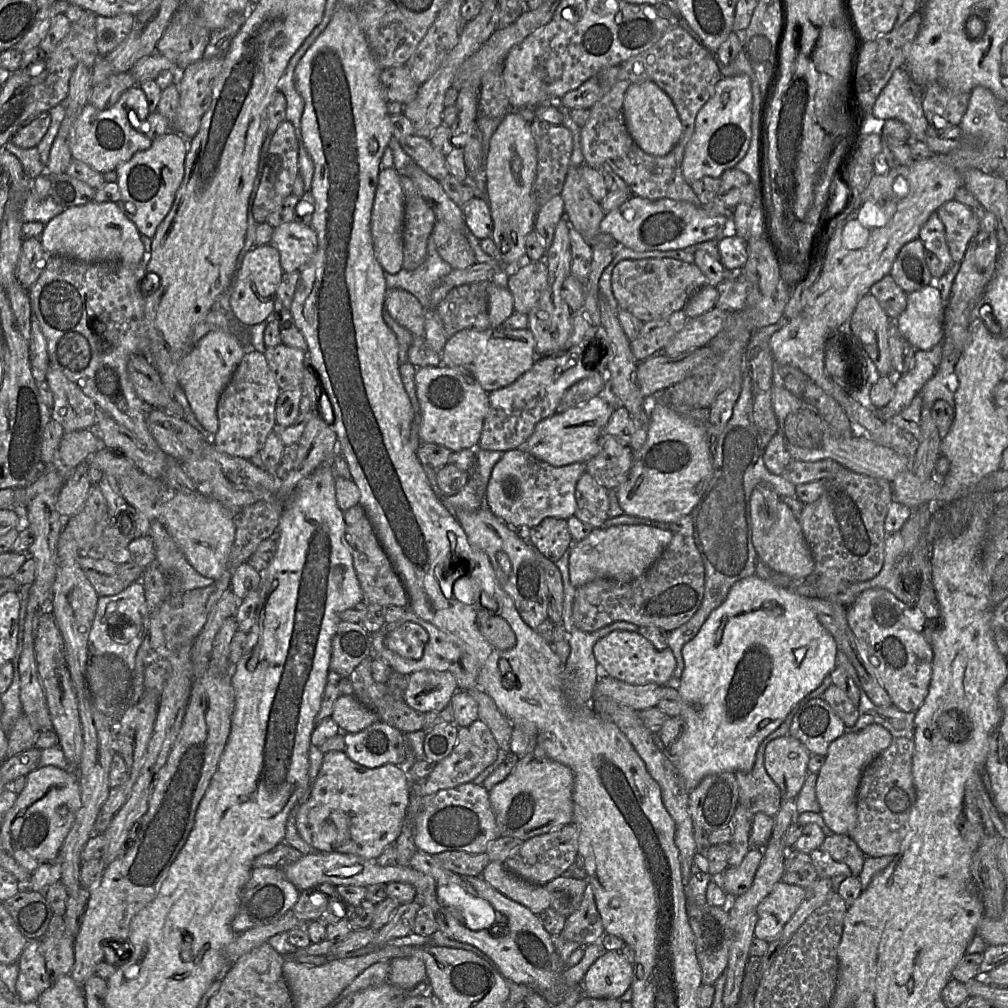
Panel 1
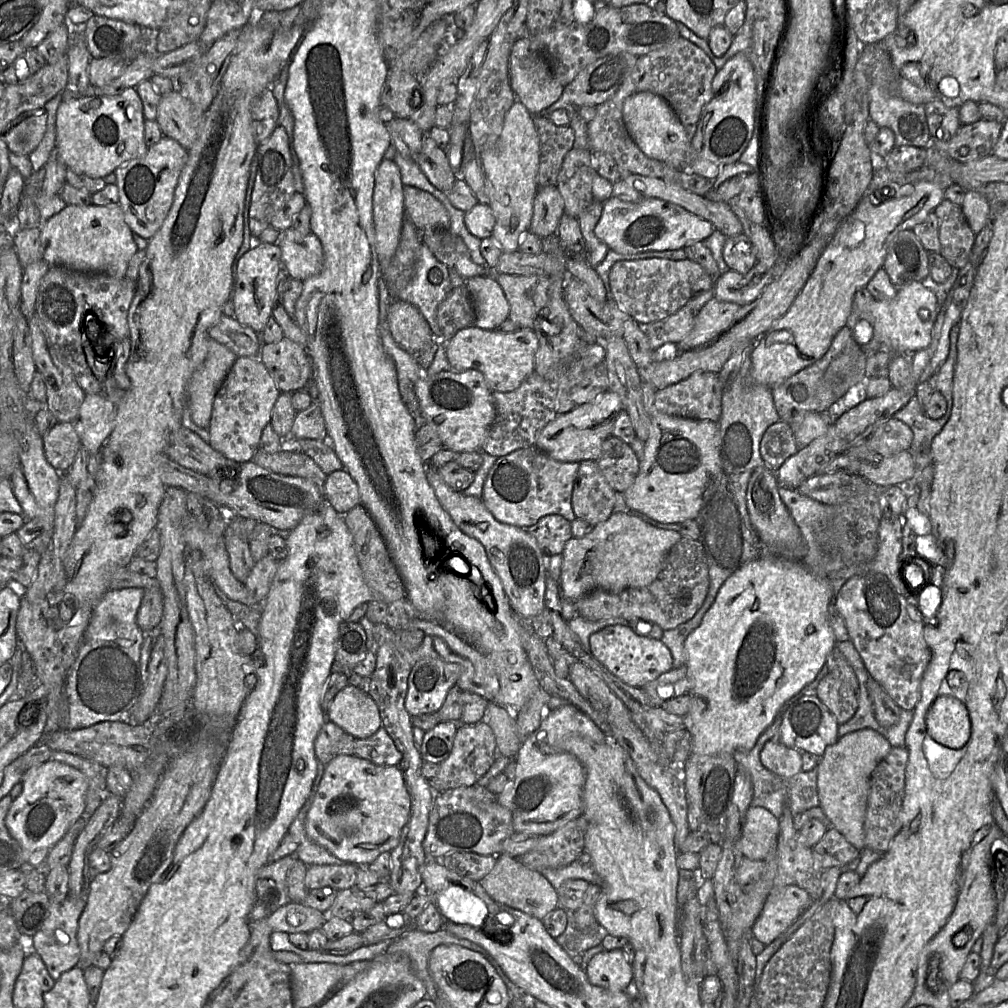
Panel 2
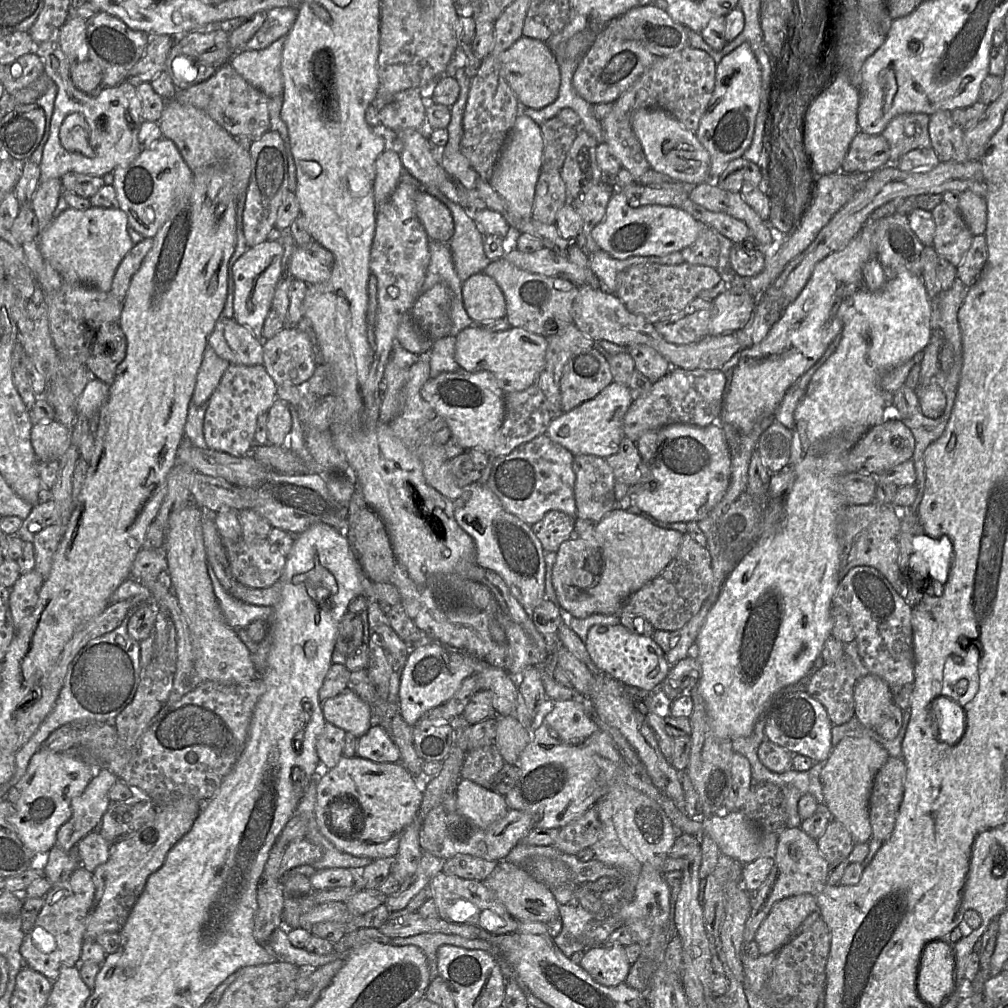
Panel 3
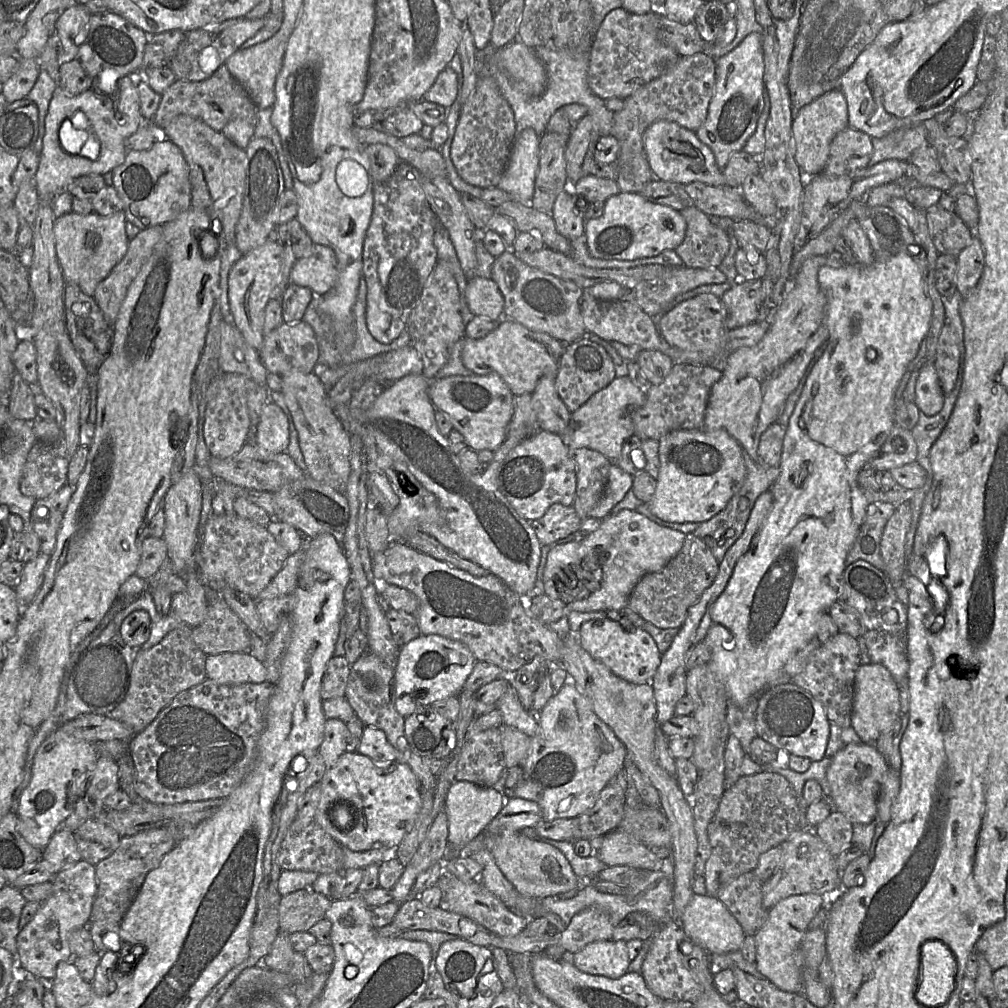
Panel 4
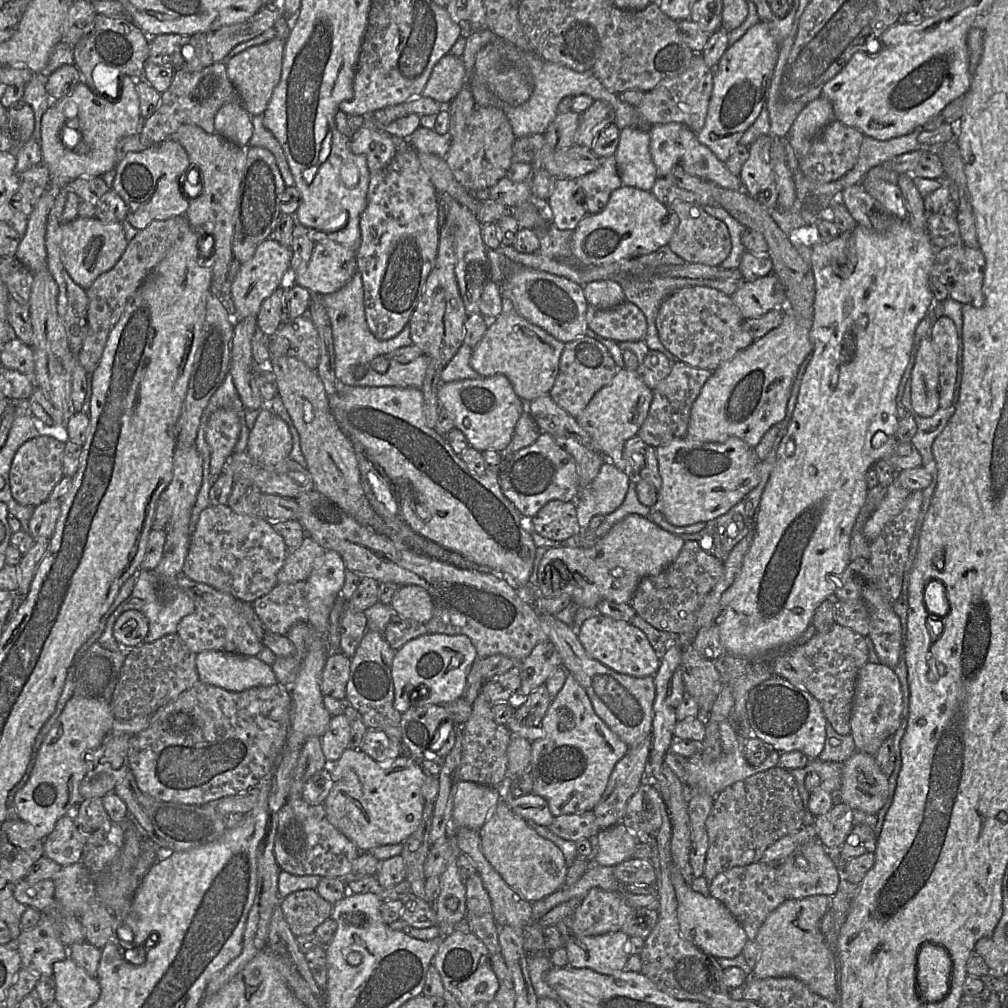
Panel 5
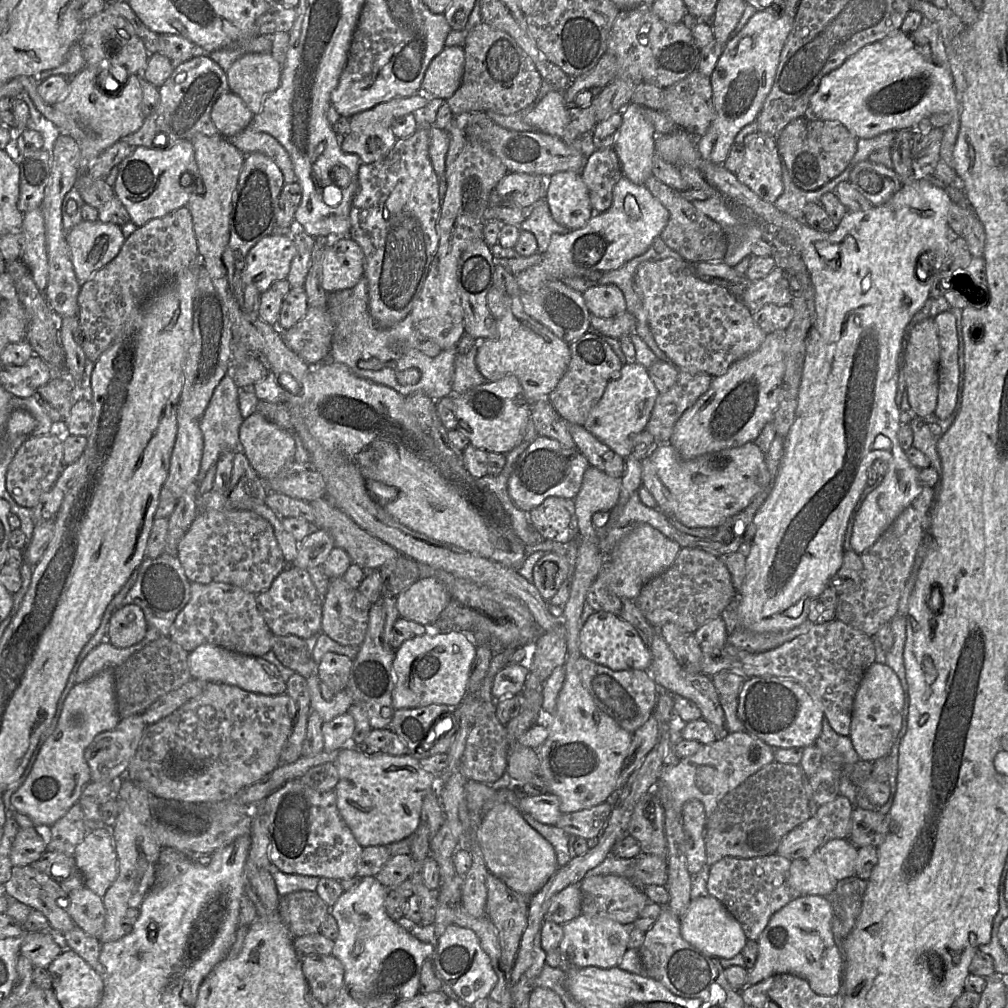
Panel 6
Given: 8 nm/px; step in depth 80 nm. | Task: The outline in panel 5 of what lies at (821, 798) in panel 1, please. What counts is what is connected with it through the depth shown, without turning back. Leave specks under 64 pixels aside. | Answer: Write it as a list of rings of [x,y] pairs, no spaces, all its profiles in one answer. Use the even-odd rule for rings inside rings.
[[[856,751],[843,763],[840,790],[836,800],[846,803],[853,810],[876,815],[889,796],[888,776],[879,768],[875,756]]]

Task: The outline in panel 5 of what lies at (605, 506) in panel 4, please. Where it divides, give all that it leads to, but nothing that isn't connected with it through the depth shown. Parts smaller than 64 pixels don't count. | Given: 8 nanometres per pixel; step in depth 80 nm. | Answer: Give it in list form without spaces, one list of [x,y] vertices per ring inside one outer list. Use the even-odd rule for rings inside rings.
[[[605,461],[595,479],[579,488],[574,503],[582,530],[588,528],[593,516],[607,515],[621,505],[632,477],[628,471],[622,471],[610,461]]]

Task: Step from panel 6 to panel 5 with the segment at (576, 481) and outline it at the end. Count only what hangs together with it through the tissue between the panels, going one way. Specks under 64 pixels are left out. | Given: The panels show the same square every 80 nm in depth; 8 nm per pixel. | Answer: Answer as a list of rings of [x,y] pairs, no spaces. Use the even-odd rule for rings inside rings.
[[[541,432],[533,444],[510,457],[499,476],[499,484],[519,513],[527,517],[533,517],[550,500],[574,502],[580,488],[575,459],[556,443],[551,434],[545,432]]]

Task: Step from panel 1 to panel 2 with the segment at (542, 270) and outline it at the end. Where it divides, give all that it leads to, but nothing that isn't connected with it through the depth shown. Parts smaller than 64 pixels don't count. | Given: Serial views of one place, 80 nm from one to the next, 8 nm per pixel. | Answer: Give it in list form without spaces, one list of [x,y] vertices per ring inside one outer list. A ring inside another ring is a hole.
[[[498,274],[495,279],[510,305],[508,318],[520,329],[532,329],[548,302],[550,278],[544,275]]]

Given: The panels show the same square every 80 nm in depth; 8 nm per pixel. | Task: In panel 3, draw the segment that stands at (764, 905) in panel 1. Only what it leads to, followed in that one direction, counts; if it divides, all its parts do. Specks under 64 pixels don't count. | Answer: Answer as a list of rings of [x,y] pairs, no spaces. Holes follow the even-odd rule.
[[[809,893],[790,896],[776,902],[755,935],[760,954],[780,951],[799,933],[805,919],[817,910],[816,895]]]

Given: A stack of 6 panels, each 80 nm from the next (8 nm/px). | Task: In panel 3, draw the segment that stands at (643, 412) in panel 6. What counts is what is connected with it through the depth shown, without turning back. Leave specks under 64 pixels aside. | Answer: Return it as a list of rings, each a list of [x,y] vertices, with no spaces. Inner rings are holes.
[[[613,381],[594,398],[580,404],[569,412],[555,417],[549,424],[546,434],[573,455],[589,454],[602,457],[614,455],[625,437],[624,415],[635,398],[629,386]]]

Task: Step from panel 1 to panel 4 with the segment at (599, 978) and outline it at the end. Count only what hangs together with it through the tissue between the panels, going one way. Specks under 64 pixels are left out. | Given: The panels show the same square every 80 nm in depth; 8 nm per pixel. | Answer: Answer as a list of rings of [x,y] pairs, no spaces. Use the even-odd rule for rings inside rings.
[[[610,939],[589,943],[574,953],[573,965],[588,974],[618,979],[630,966],[627,942]]]

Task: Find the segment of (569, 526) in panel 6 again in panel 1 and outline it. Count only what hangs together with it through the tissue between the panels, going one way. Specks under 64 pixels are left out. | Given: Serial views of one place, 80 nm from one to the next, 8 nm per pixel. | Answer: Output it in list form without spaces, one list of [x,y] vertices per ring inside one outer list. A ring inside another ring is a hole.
[[[547,517],[538,525],[525,529],[523,537],[554,563],[574,543],[567,520],[555,517]]]

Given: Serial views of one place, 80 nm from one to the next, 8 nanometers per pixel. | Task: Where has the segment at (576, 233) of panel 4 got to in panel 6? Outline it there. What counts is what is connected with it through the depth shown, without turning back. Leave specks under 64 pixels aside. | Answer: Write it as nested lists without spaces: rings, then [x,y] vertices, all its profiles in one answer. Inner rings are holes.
[[[581,172],[553,174],[547,180],[546,198],[554,220],[569,230],[583,227],[595,215]]]

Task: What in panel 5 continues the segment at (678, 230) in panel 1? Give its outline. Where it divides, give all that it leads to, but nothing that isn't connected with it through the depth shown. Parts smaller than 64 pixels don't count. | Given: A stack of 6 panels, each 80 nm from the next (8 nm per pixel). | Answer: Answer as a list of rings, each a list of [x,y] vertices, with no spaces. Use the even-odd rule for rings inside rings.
[[[622,185],[612,192],[606,208],[594,215],[584,217],[573,231],[572,251],[585,264],[610,264],[650,254],[667,246],[679,225],[678,215],[660,203],[650,191]]]

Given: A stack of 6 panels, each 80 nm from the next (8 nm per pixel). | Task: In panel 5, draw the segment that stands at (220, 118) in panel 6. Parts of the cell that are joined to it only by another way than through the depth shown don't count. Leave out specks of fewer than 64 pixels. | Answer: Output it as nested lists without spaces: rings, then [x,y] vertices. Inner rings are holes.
[[[229,103],[222,106],[215,115],[216,133],[246,148],[253,134],[252,116],[240,104]]]

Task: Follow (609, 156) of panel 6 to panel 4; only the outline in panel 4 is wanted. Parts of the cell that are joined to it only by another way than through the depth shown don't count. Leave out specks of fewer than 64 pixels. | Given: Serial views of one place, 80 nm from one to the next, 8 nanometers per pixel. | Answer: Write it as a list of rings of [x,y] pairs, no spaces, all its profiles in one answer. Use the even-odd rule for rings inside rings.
[[[589,175],[581,178],[576,182],[575,186],[571,187],[570,185],[574,184],[572,184],[571,181],[567,178],[565,190],[567,190],[570,194],[576,196],[575,203],[582,210],[584,216],[584,227],[585,221],[601,217],[604,213],[606,201],[611,196],[621,192],[616,180],[596,177],[594,175]]]

